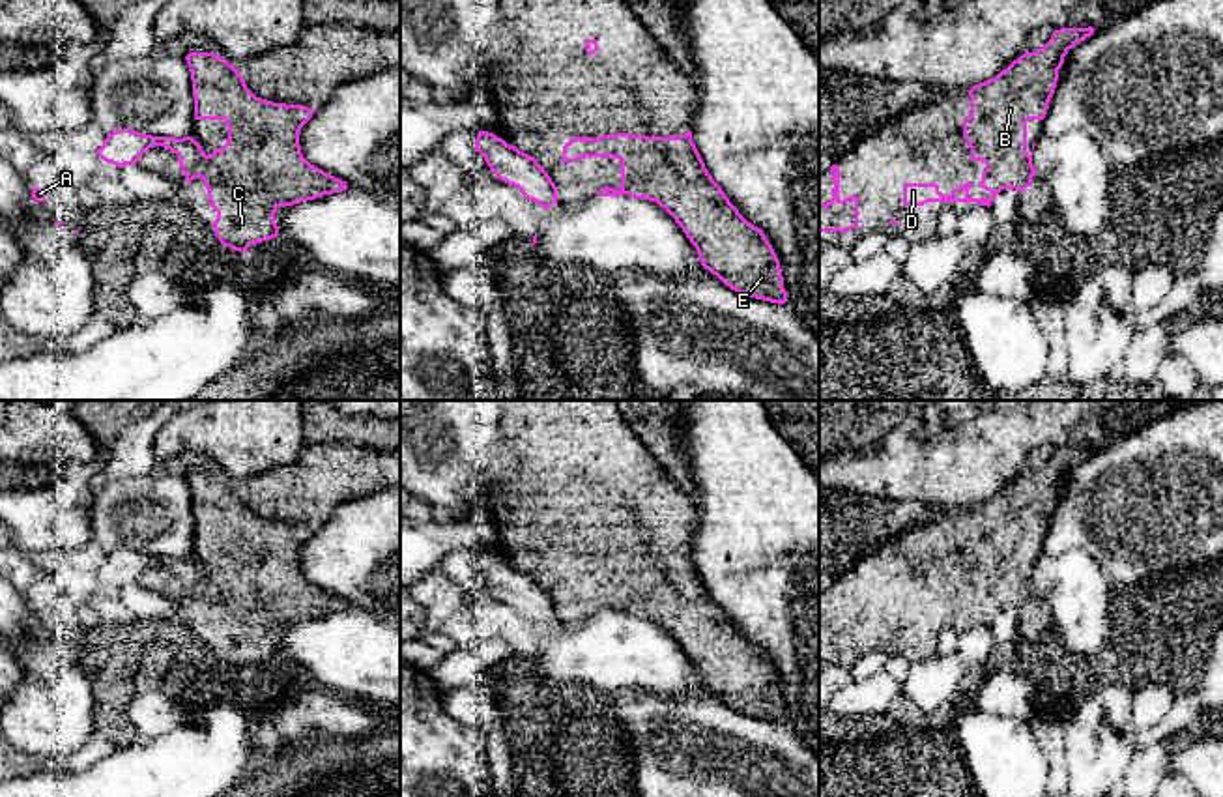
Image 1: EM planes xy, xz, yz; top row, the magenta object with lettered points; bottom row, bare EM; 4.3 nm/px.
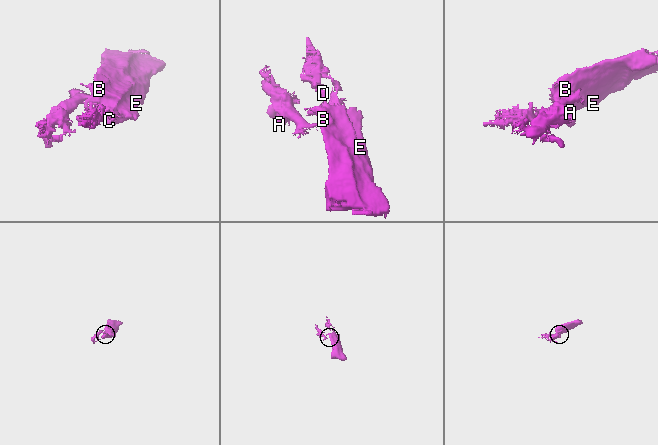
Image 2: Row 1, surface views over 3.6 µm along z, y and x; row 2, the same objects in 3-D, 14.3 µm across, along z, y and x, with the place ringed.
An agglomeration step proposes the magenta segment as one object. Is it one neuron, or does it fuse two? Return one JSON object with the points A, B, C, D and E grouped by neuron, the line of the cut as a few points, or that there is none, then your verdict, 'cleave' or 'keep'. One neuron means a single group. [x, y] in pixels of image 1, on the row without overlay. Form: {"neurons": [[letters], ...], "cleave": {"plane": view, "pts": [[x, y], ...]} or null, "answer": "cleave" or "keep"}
{"neurons": [["A"], ["B", "C", "D", "E"]], "cleave": {"plane": "xy", "pts": [[206, 575], [201, 586], [184, 592]]}, "answer": "cleave"}

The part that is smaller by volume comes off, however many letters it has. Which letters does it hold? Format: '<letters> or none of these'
A

